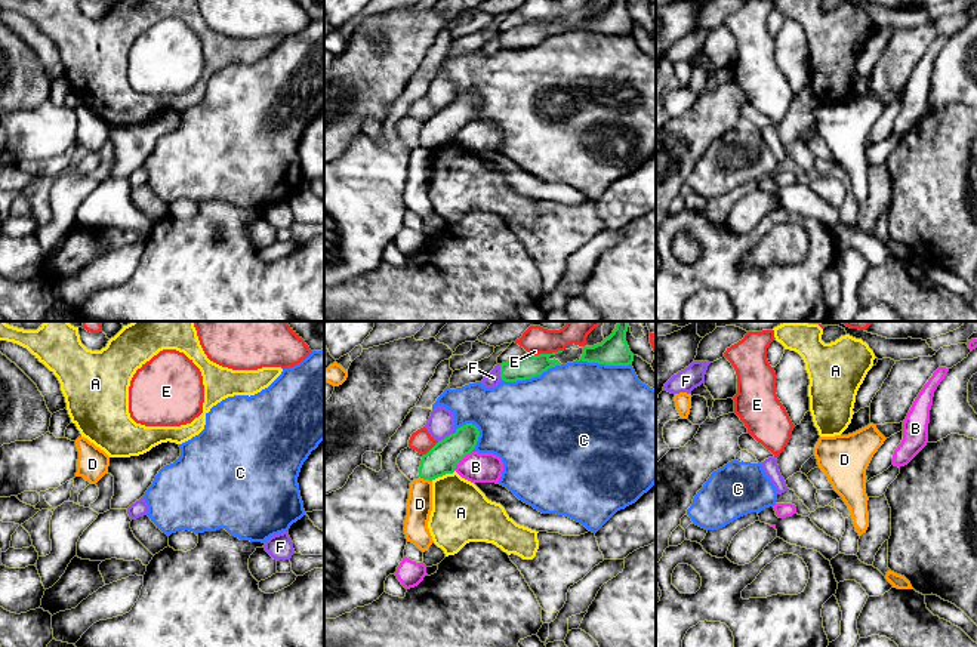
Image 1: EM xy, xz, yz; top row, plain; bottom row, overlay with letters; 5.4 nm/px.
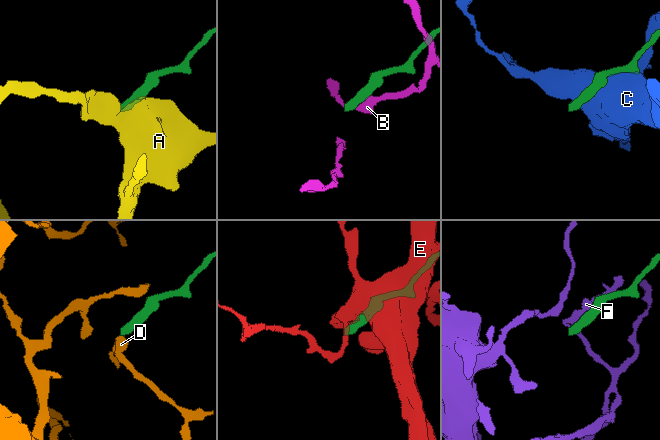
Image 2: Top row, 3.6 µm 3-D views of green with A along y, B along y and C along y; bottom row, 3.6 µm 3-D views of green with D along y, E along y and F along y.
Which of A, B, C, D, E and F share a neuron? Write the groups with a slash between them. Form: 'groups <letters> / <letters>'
groups A / B / C / D / E / F

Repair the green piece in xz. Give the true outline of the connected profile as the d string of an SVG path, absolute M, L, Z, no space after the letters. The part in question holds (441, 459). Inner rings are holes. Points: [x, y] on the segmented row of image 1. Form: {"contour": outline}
{"contour": "M472 423L457 428L422 456L419 477L432 481L453 474L456 465L475 449L478 437L480 431Z"}

